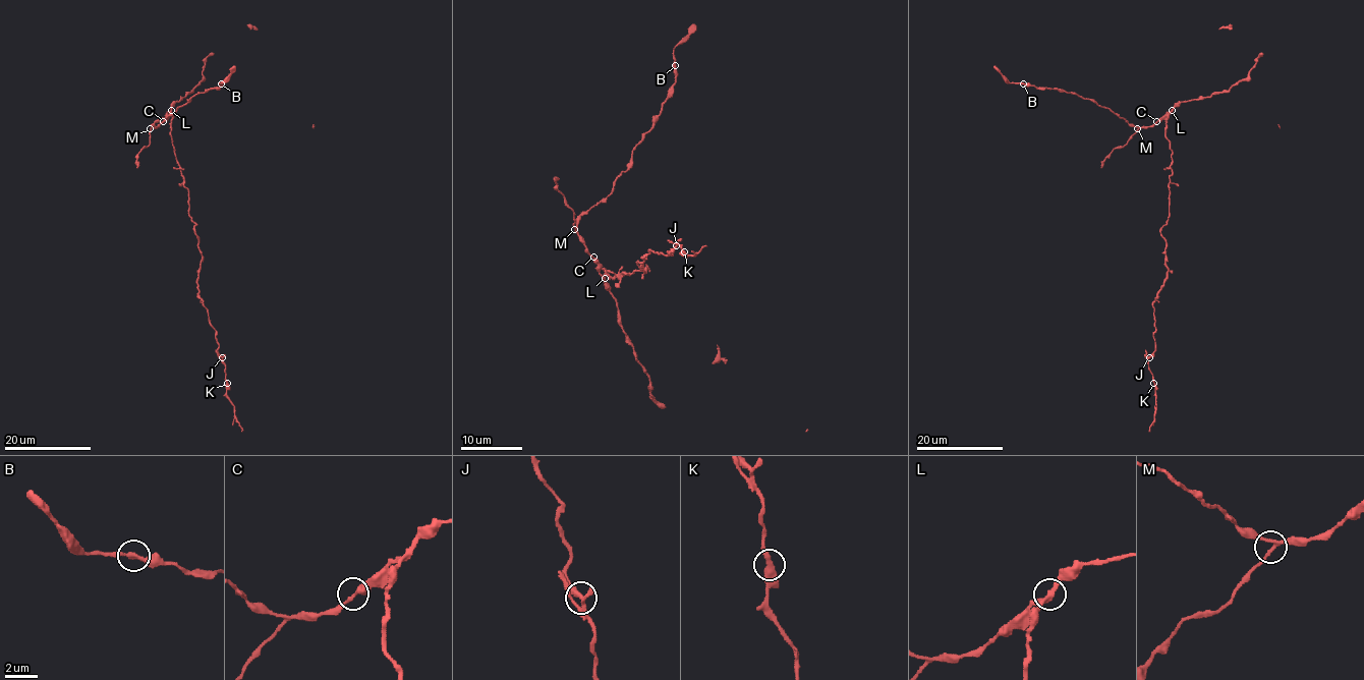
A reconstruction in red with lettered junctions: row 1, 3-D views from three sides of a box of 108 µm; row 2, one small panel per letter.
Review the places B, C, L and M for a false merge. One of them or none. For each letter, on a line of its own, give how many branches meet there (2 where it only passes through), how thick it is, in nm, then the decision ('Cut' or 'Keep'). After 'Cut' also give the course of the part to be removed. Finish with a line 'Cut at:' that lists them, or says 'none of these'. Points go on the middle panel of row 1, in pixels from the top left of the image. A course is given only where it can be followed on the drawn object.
B: Branches: 2. Thickness 300 nm. Keep
C: Branches: 2. Thickness 320 nm. Keep
L: Branches: 3. Thickness 240 nm. Cut. Course of the part to remove: (604, 278), (604, 269), (619, 278), (639, 261), (644, 272), (650, 250), (681, 244), (685, 254), (704, 245)
M: Branches: 3. Thickness 190 nm. Keep
Cut at: L

